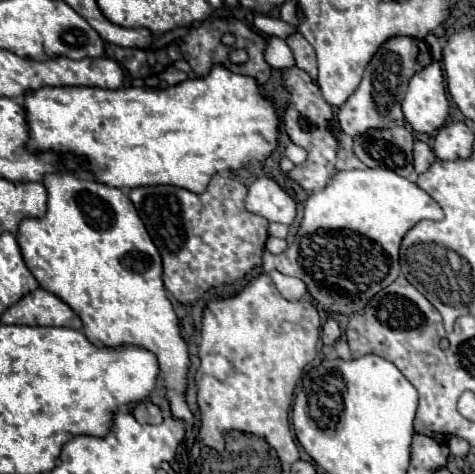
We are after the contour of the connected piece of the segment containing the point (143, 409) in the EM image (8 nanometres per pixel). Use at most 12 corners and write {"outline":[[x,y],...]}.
{"outline":[[145,399],[133,405],[139,423],[163,423],[161,409]]}

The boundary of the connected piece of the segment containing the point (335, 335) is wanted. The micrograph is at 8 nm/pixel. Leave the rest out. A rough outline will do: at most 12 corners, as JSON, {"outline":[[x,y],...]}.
{"outline":[[329,313],[321,339],[333,345],[339,339],[339,323],[335,315]]}

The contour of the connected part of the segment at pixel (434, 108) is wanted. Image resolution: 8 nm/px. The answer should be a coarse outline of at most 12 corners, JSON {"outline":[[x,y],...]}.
{"outline":[[437,61],[411,77],[403,99],[405,121],[433,135],[449,115]]}

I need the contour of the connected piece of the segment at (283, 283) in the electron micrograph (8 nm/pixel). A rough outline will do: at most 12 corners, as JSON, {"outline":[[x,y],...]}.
{"outline":[[271,271],[277,291],[289,301],[307,295],[301,279]]}

